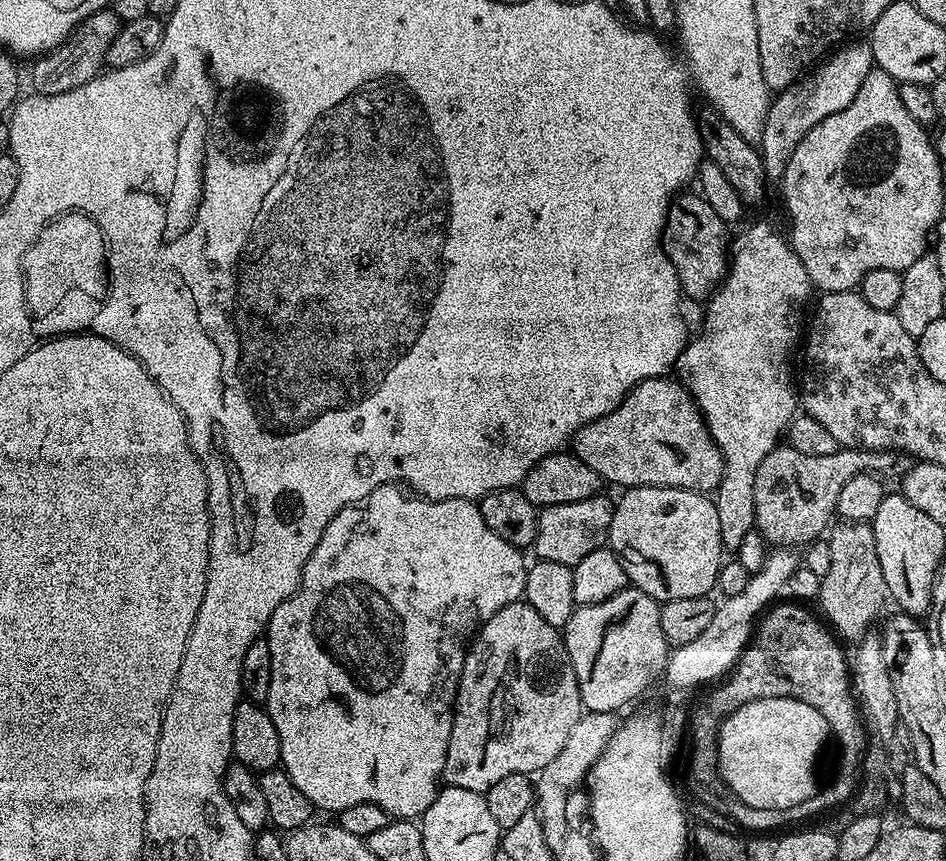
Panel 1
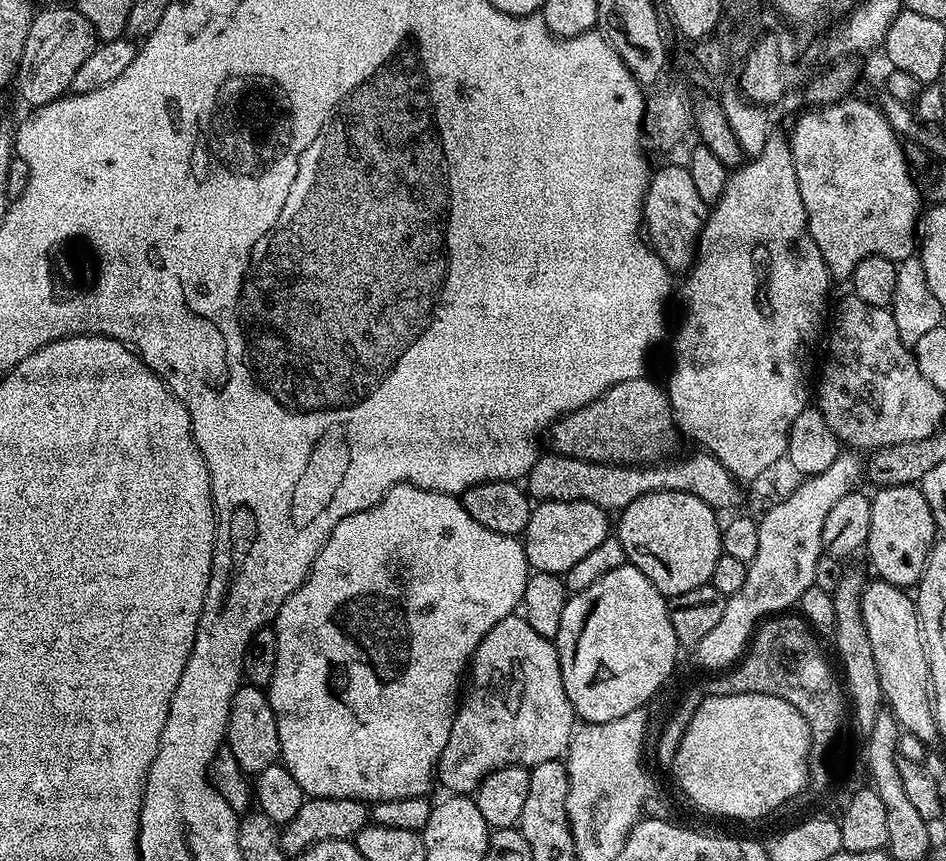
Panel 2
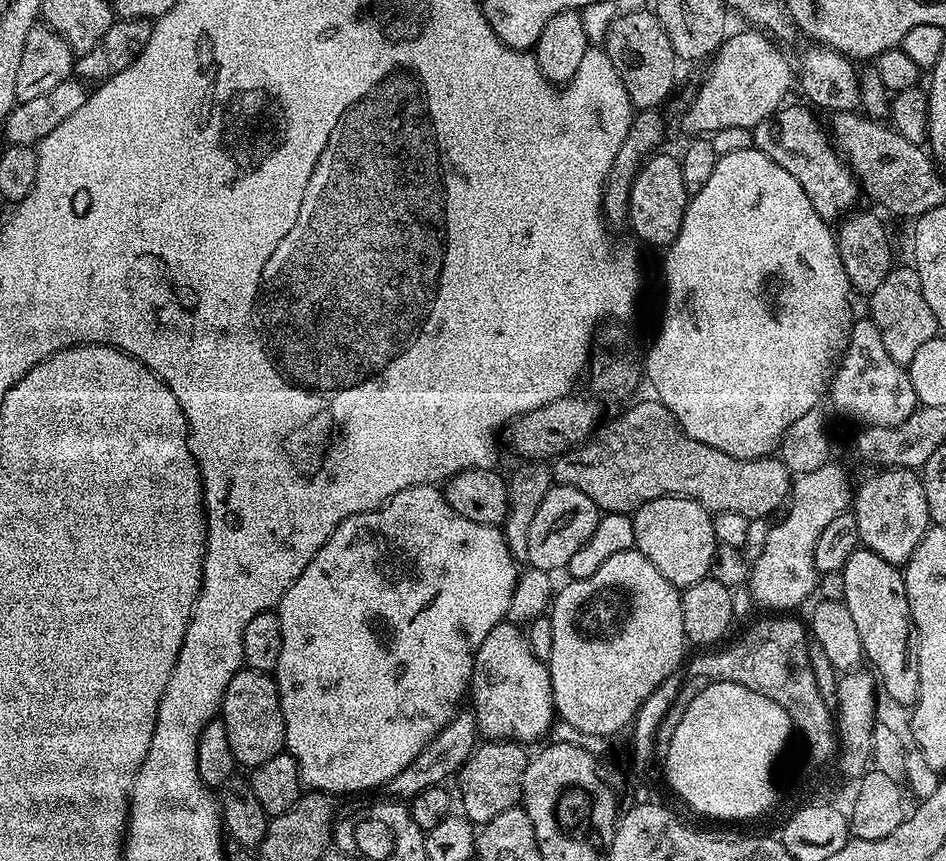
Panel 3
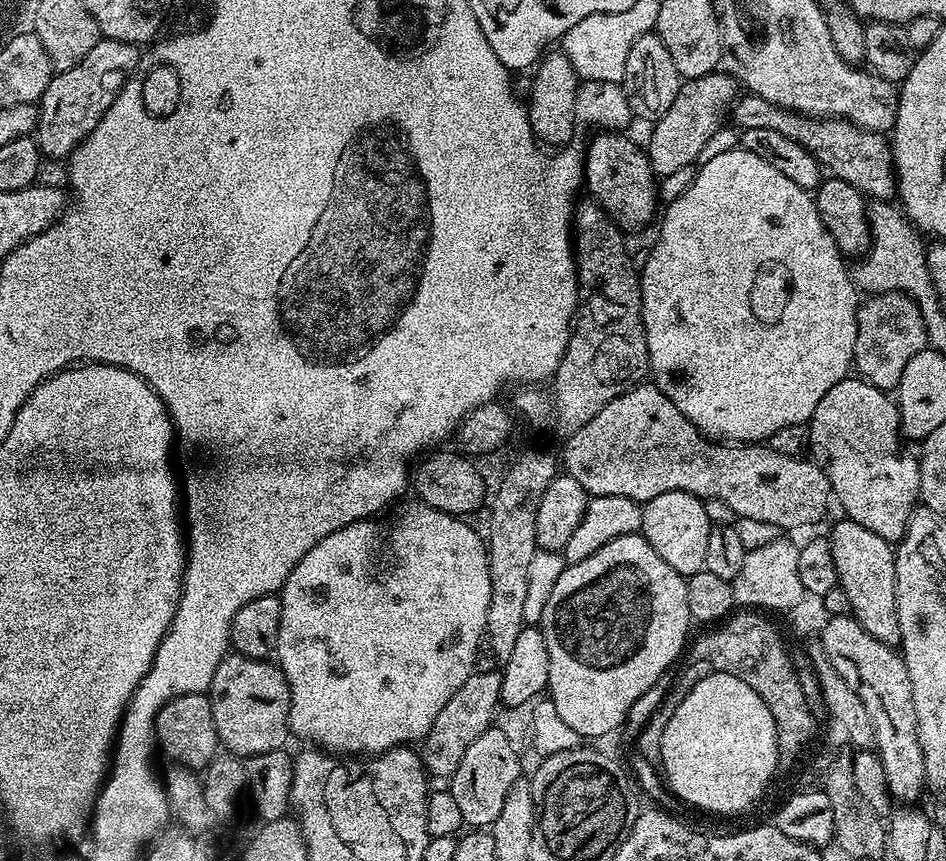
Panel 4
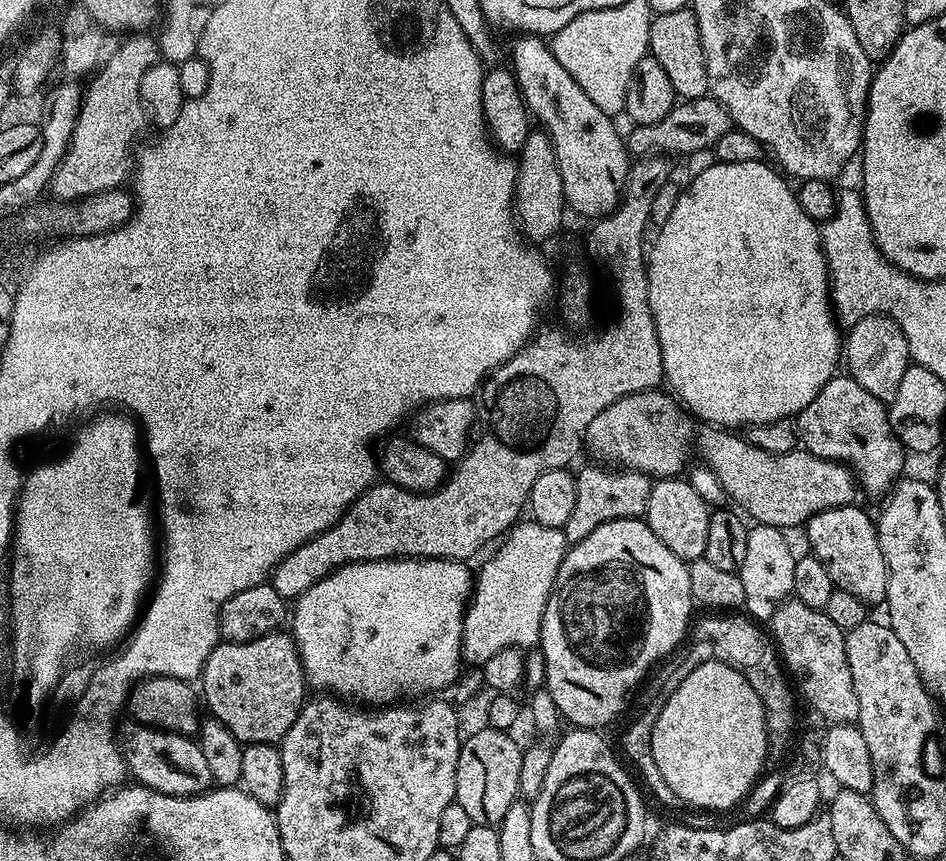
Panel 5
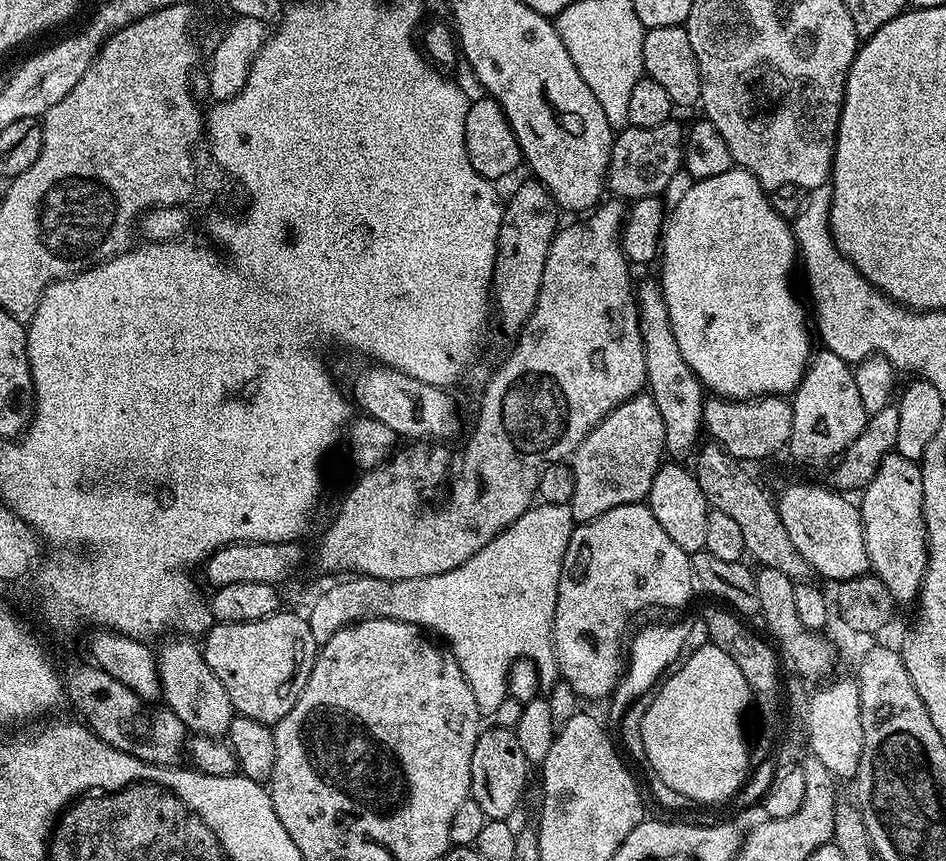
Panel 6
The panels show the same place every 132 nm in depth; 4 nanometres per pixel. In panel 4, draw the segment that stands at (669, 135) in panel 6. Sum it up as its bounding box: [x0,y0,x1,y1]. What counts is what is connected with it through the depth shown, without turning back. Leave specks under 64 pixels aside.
[730,94,897,201]

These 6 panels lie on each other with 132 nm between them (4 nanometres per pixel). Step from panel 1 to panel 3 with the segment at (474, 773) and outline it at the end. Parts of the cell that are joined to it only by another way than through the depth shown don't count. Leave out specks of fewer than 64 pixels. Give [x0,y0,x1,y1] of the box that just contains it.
[470,622,554,741]

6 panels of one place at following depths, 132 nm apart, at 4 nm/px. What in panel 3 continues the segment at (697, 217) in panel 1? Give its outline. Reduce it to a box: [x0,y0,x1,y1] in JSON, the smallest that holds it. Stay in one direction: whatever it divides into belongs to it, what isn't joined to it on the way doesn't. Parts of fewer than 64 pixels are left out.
[628,150,690,250]

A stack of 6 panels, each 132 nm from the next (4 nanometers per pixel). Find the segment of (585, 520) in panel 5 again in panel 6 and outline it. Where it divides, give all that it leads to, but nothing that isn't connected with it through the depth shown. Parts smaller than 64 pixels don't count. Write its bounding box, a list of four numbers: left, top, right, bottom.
[570,396,665,521]

